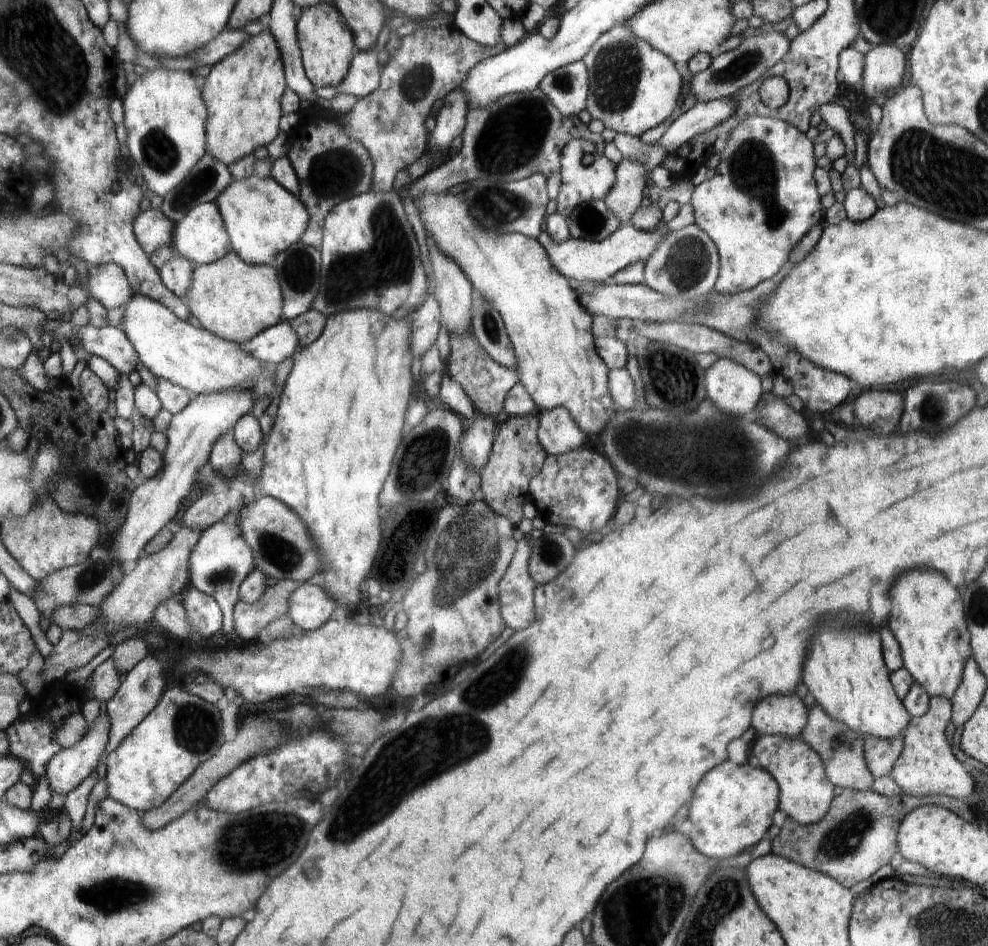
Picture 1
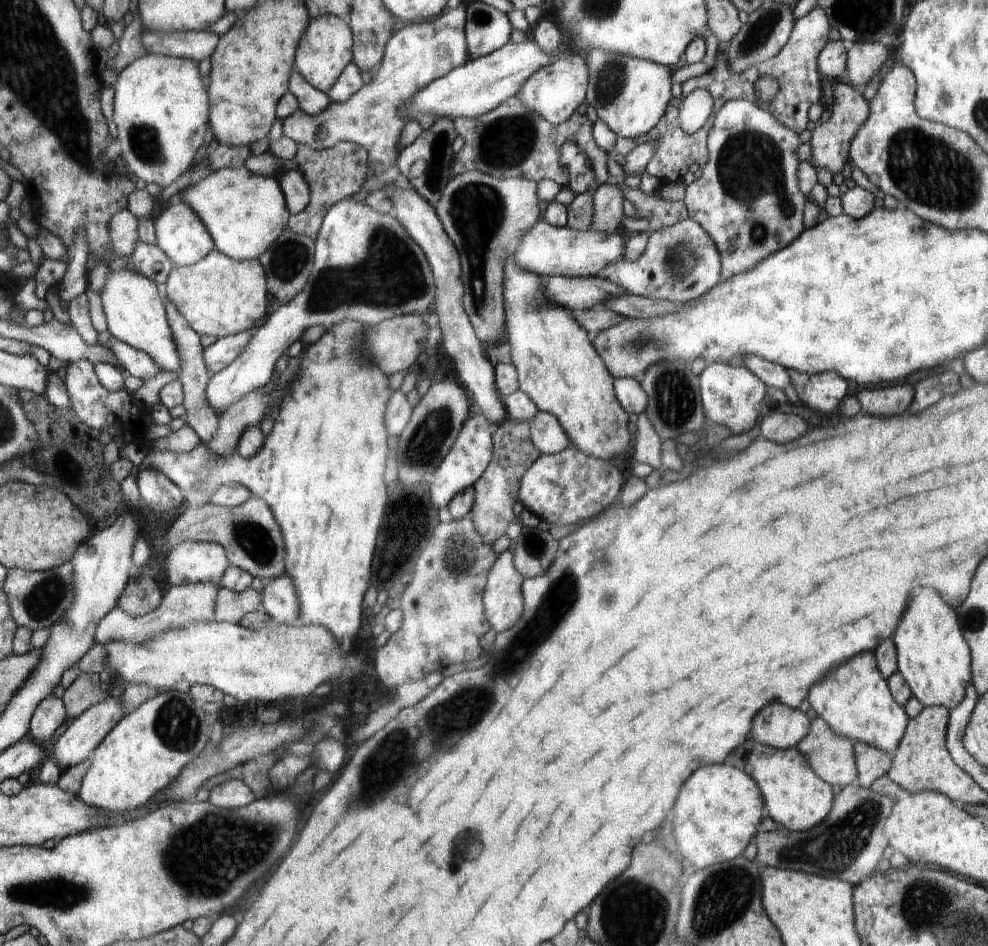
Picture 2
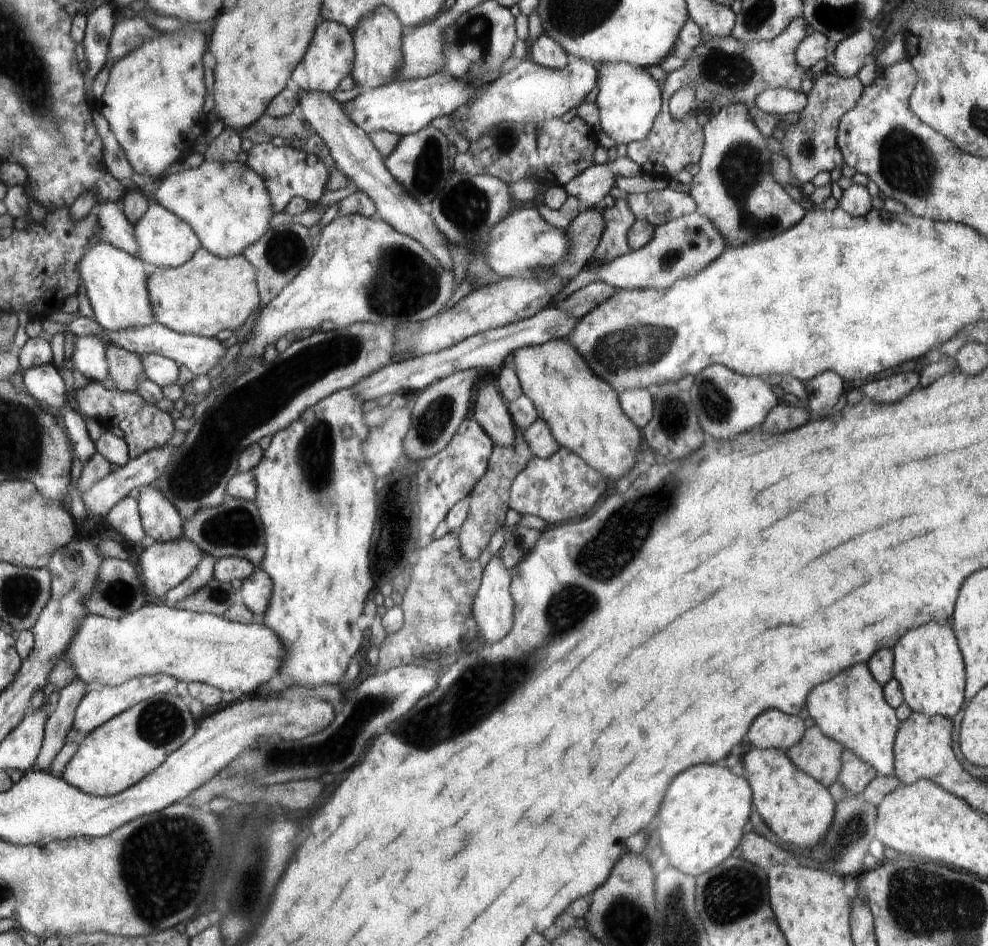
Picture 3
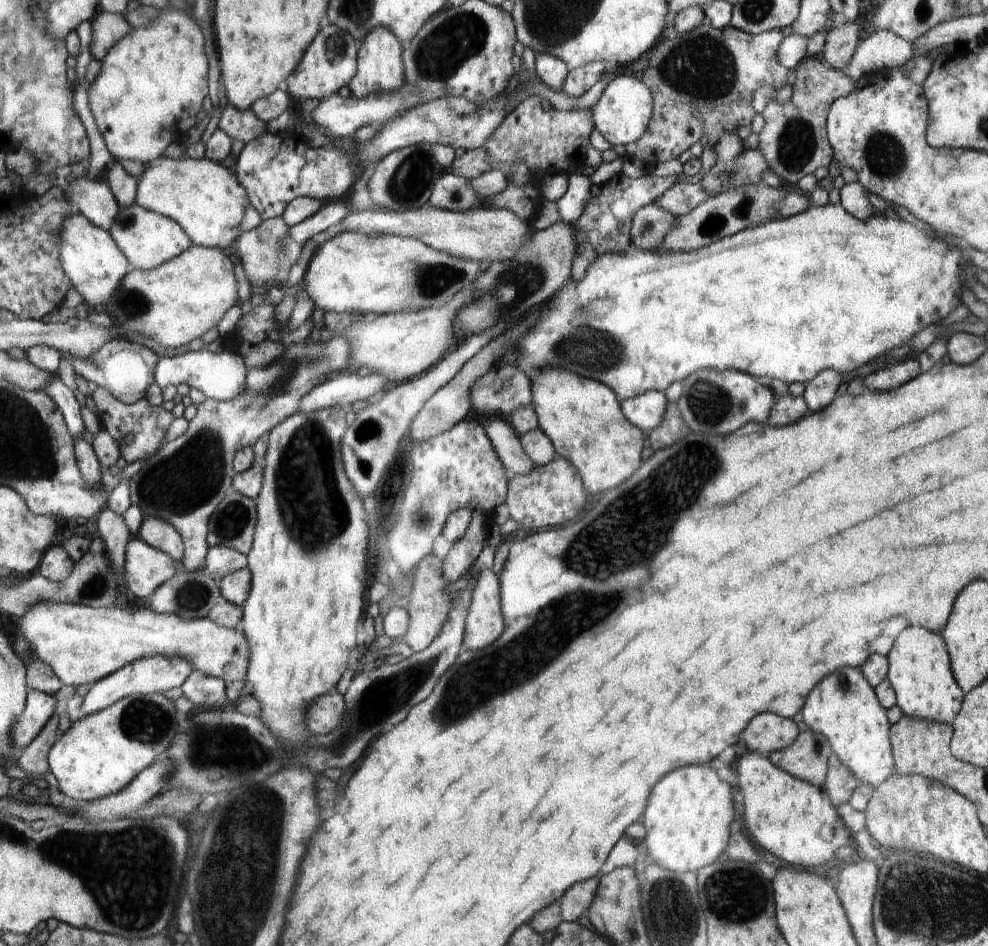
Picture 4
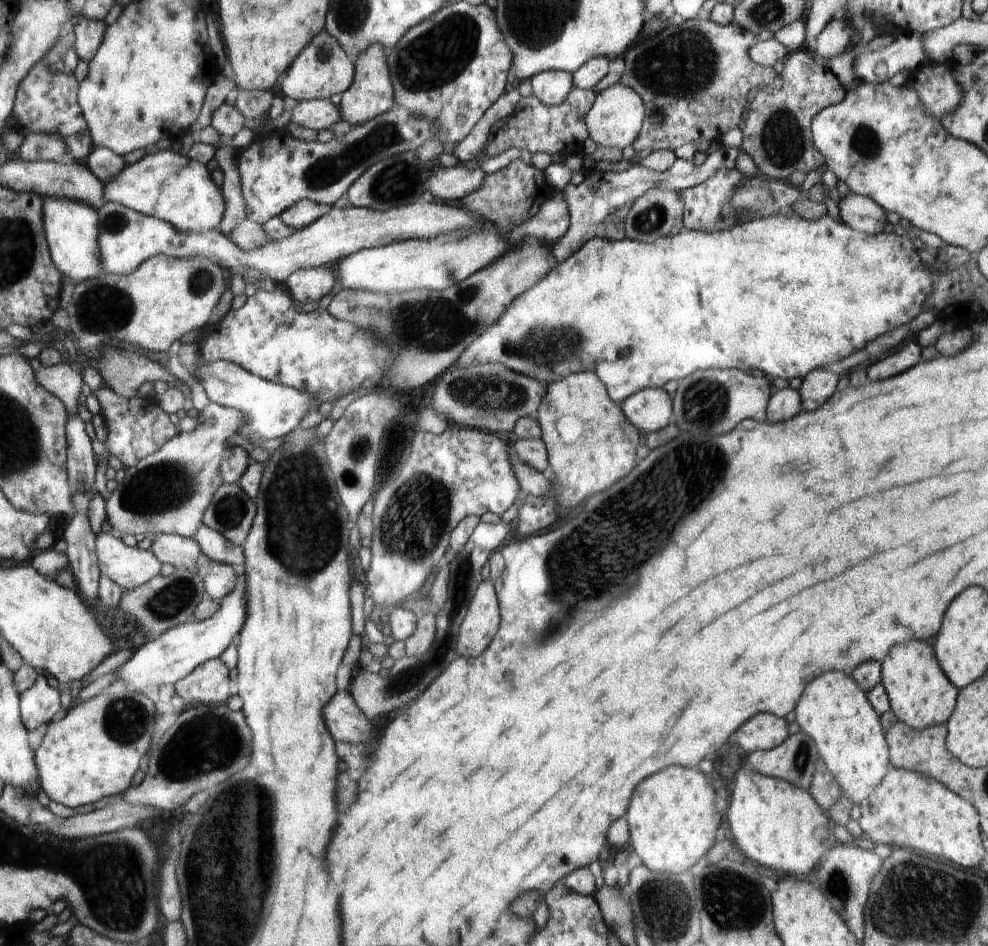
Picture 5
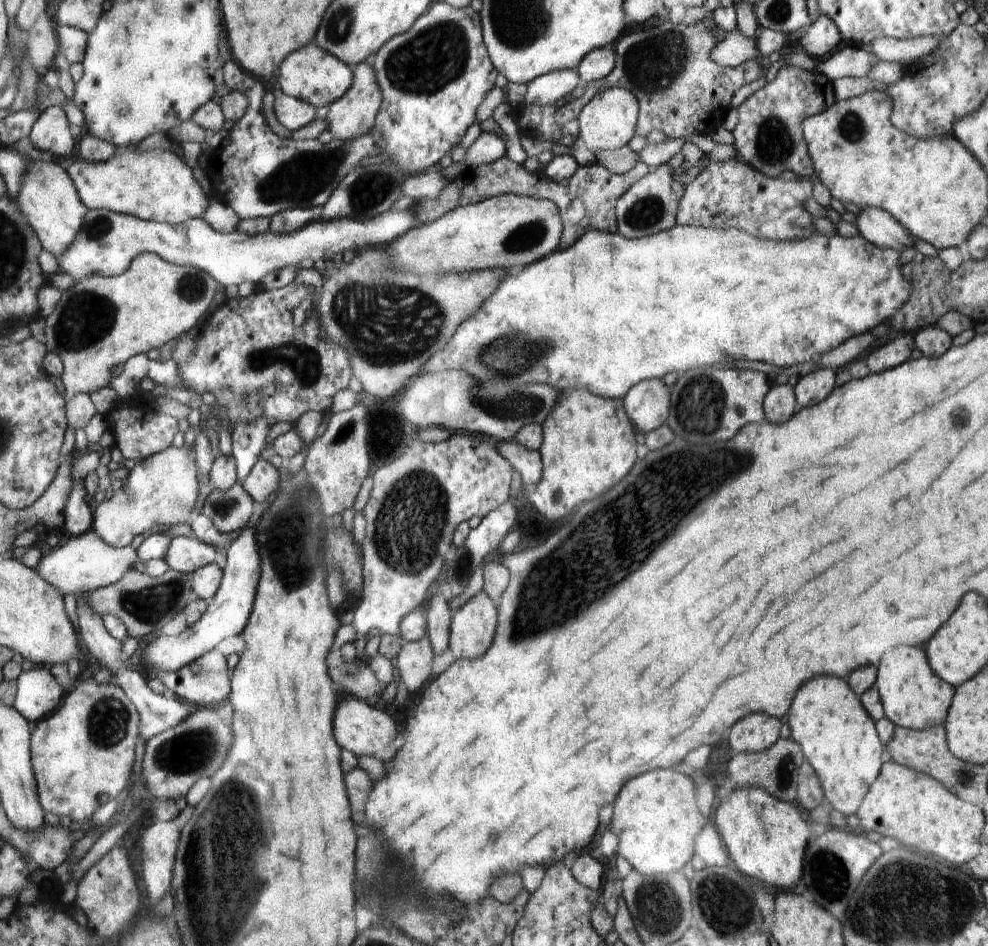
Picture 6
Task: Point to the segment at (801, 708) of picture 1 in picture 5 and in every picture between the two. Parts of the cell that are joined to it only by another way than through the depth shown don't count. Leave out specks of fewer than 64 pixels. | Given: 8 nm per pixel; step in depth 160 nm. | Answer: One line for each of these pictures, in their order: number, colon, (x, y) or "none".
2: (781, 727)
3: (776, 730)
4: (769, 733)
5: (766, 731)

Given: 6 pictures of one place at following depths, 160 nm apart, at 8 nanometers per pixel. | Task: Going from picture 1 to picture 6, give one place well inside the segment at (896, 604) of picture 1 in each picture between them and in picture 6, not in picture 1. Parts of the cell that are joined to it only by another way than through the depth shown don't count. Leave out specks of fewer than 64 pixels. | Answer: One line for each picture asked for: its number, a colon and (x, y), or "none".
2: (935, 660)
3: (929, 666)
4: (921, 674)
5: (920, 694)
6: (913, 695)

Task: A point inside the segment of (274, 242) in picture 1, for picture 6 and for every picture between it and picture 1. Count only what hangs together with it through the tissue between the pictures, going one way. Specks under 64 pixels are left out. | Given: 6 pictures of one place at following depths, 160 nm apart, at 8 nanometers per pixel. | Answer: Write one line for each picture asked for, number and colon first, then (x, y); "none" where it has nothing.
2: (244, 212)
3: (228, 205)
4: (207, 200)
5: (174, 188)
6: (163, 190)

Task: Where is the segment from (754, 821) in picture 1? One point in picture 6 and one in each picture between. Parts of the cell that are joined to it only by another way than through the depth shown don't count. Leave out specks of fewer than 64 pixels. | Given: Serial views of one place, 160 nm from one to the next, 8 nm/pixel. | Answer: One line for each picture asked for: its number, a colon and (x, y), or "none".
2: (719, 811)
3: (701, 822)
4: (688, 822)
5: (673, 823)
6: (656, 819)

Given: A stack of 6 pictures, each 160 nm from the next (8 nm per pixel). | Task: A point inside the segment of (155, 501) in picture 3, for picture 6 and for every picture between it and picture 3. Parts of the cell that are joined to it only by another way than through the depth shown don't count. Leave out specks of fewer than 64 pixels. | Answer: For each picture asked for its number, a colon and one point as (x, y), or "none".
4: (158, 533)
5: (183, 553)
6: (184, 554)

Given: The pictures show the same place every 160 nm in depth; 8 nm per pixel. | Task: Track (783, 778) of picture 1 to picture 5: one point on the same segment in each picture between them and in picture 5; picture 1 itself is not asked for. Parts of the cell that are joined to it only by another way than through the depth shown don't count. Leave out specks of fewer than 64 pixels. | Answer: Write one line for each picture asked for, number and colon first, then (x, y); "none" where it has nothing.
2: (797, 798)
3: (797, 808)
4: (791, 818)
5: (779, 825)

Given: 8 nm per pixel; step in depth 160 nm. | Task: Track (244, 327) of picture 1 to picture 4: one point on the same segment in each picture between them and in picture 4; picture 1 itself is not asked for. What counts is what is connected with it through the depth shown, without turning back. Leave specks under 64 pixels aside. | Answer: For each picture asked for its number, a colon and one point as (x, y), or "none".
2: (219, 296)
3: (207, 294)
4: (182, 299)

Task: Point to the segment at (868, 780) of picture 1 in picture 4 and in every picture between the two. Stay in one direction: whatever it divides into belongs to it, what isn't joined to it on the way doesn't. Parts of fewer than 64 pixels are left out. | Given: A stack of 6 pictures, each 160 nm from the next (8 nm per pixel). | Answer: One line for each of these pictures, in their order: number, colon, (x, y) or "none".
2: (832, 757)
3: (817, 755)
4: (808, 758)

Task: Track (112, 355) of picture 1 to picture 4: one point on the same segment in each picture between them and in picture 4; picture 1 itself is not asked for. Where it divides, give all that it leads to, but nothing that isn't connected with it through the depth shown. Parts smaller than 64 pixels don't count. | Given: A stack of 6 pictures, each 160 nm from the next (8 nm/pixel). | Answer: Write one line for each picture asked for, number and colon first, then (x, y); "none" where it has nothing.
2: (135, 362)
3: (163, 371)
4: (222, 376)

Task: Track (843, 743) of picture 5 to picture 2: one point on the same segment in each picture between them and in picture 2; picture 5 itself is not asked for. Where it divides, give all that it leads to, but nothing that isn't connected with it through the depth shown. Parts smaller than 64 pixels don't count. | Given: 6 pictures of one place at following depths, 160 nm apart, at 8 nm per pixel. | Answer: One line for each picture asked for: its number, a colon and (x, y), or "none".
2: (857, 703)
3: (852, 709)
4: (845, 708)

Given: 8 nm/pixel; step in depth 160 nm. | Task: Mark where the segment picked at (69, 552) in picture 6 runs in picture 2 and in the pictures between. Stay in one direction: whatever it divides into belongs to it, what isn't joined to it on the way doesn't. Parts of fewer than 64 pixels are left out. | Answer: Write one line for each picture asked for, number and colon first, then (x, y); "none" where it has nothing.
2: (187, 562)
3: (162, 566)
4: (147, 568)
5: (130, 567)

